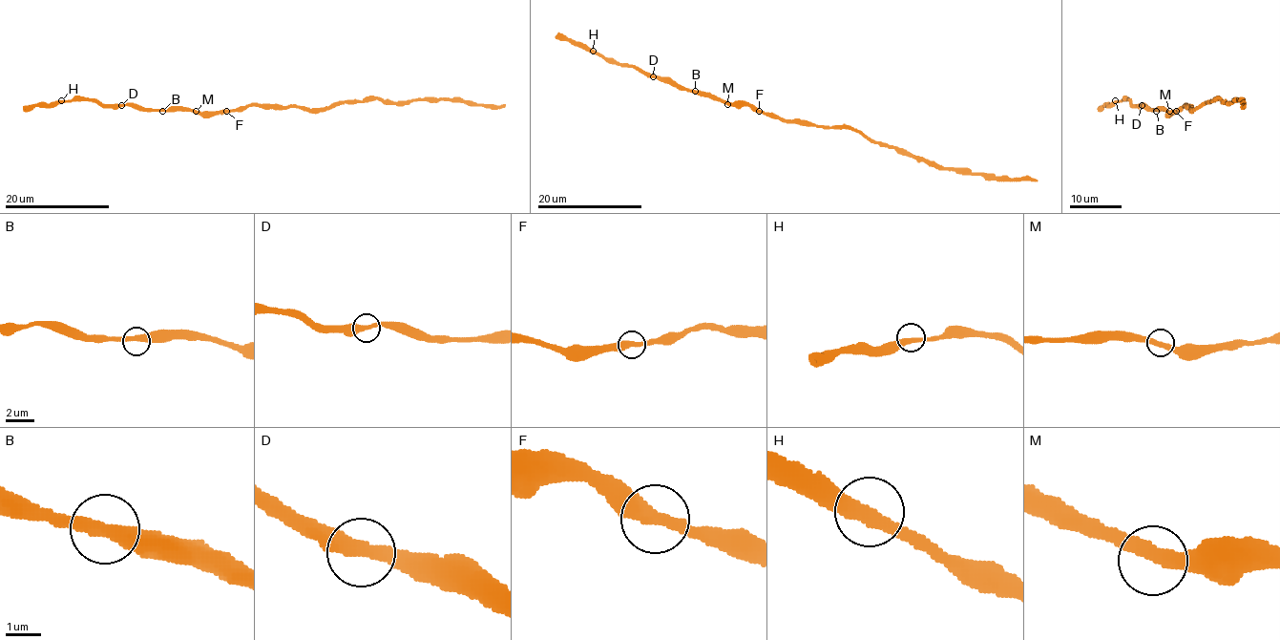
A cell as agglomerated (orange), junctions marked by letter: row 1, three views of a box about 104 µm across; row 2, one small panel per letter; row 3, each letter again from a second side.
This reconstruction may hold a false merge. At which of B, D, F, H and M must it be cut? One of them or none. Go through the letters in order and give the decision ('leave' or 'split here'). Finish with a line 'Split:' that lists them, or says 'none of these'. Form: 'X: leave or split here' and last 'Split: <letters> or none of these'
B: leave
D: leave
F: leave
H: leave
M: leave
Split: none of these

